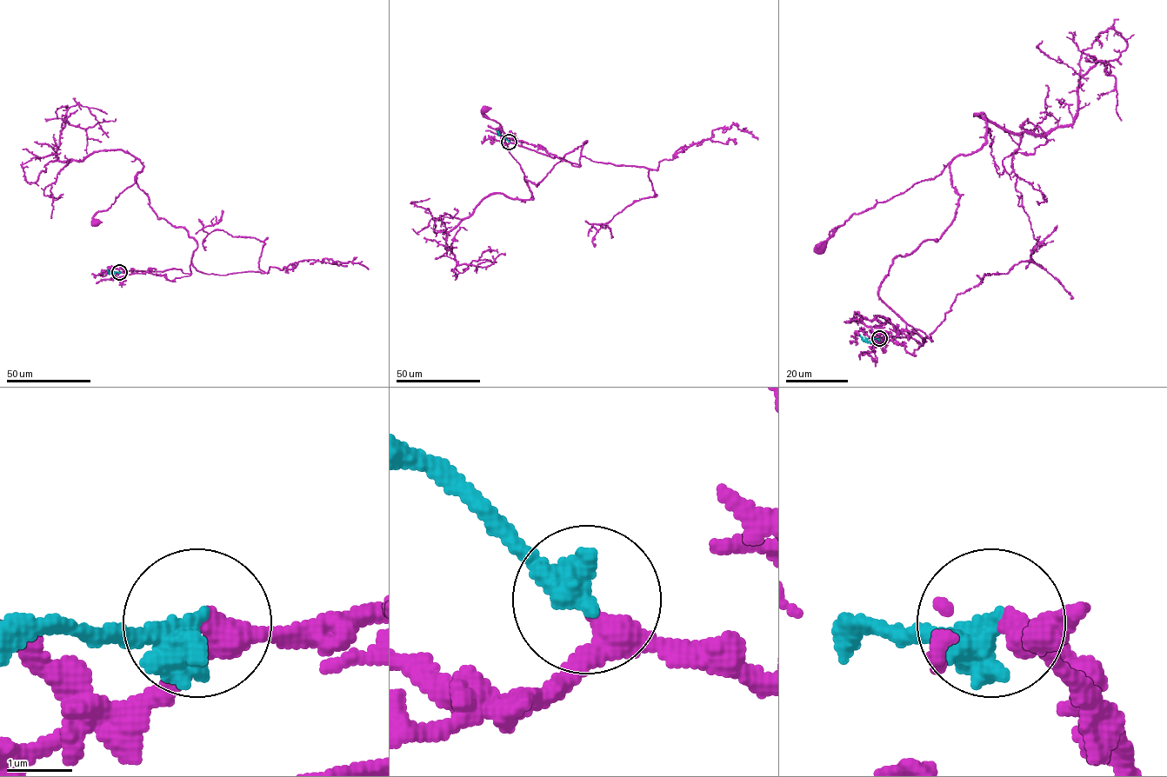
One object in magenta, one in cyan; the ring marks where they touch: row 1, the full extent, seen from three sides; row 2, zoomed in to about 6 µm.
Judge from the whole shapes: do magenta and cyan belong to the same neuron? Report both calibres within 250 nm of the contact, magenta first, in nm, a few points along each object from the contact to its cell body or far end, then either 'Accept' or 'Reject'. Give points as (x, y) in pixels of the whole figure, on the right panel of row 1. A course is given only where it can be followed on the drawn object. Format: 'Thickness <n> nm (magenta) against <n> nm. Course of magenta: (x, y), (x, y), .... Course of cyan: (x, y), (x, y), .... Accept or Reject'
Thickness 320 nm (magenta) against 550 nm. Course of magenta: (879, 338), (926, 342), (878, 286), (956, 216), (950, 162), (818, 246). Course of cyan: (879, 338), (867, 342), (859, 335). Accept

